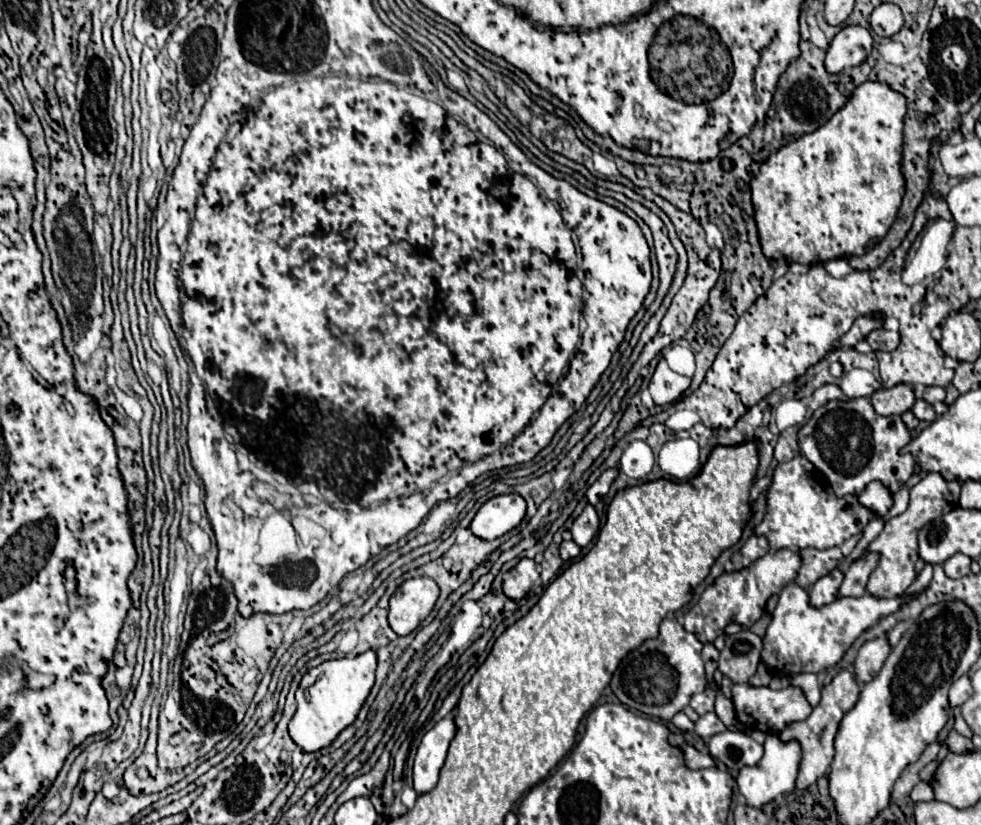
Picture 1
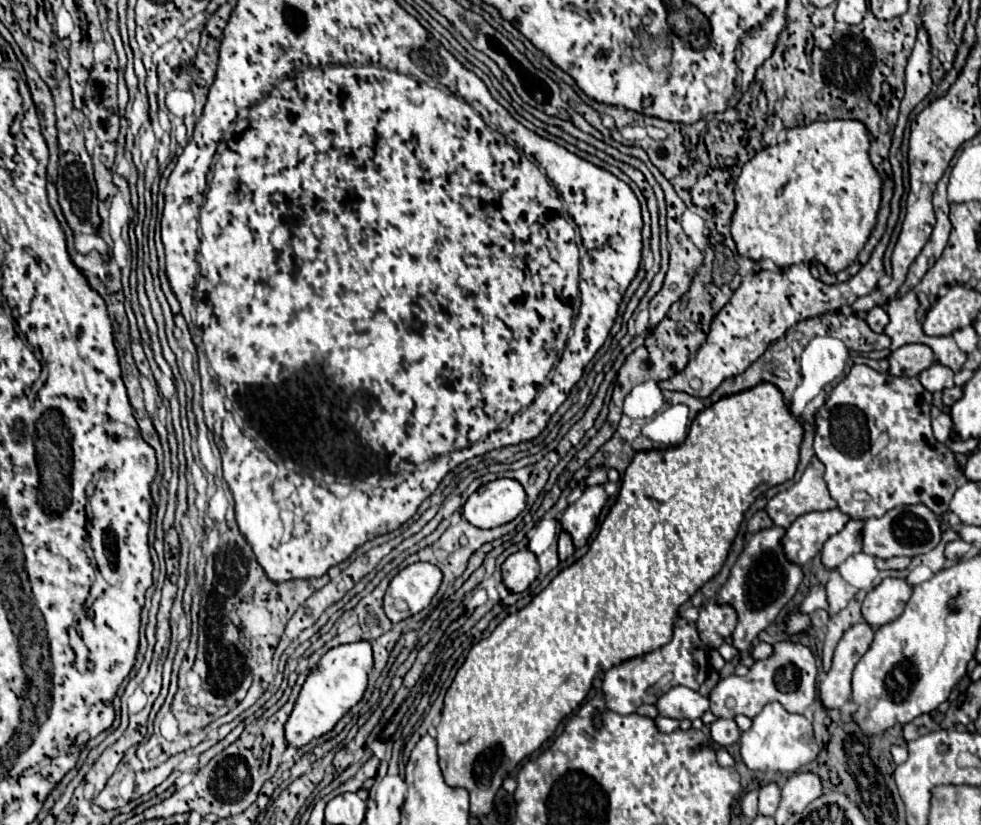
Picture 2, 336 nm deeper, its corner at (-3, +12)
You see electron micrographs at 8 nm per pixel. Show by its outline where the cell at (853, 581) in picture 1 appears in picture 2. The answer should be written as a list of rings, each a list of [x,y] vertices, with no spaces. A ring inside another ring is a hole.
[[[924,504],[916,506],[900,506],[888,510],[880,520],[866,520],[862,530],[862,552],[874,556],[874,558],[894,558],[894,556],[918,556],[930,552],[940,542],[940,522],[936,514]]]

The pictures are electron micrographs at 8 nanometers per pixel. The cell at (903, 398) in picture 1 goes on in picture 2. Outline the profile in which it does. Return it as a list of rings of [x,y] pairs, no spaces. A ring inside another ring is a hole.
[[[906,344],[906,346],[902,346],[890,354],[888,364],[890,364],[888,372],[892,376],[914,378],[922,370],[926,370],[934,364],[934,354],[924,344]]]

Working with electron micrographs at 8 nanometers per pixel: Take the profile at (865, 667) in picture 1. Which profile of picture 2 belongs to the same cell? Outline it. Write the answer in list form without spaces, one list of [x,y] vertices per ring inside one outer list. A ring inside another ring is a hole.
[[[886,578],[874,590],[870,590],[862,602],[864,620],[876,630],[900,616],[904,612],[904,604],[908,602],[912,588],[906,580]]]

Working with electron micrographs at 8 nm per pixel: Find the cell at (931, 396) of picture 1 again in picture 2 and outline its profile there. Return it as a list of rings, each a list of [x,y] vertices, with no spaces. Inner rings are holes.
[[[932,364],[928,370],[920,372],[918,380],[928,392],[940,392],[954,386],[954,372],[942,364]]]

